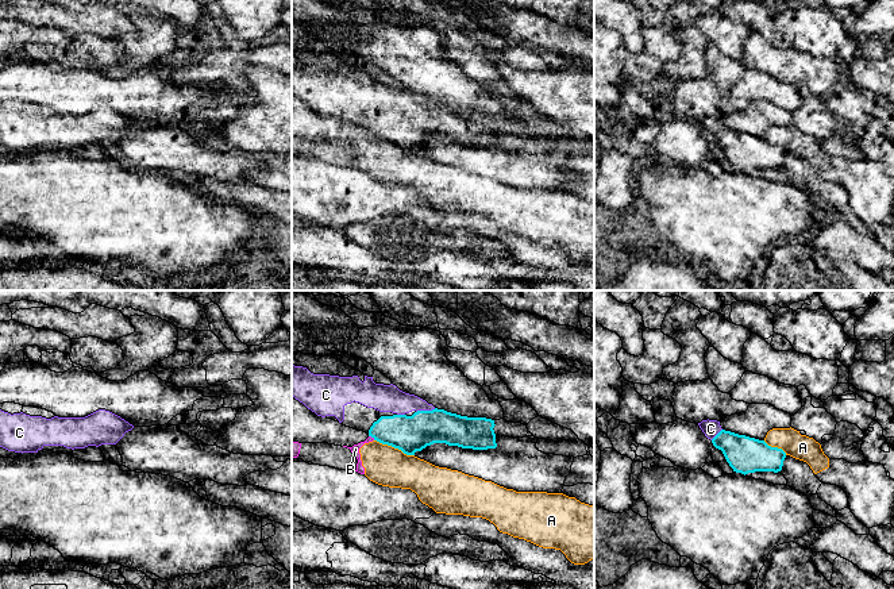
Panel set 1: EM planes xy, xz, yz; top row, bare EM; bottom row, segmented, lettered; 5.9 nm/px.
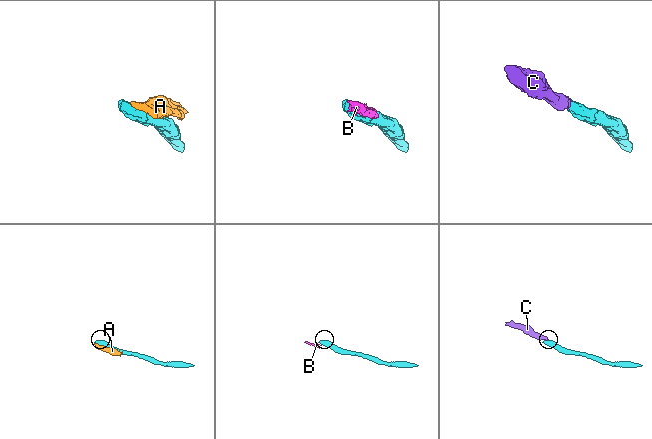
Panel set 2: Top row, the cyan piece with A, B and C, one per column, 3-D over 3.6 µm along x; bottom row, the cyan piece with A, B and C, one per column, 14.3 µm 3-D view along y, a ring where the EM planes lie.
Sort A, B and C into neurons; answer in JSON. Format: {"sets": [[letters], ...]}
{"sets": [["A", "B"], ["C"]]}

